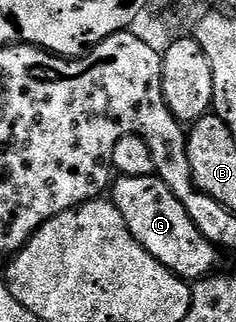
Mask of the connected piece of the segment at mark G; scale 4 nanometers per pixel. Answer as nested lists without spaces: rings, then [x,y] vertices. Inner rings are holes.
[[[154,175],[119,176],[116,181],[113,203],[117,210],[121,210],[121,218],[125,218],[133,238],[137,238],[137,242],[141,242],[141,246],[161,262],[161,266],[188,282],[202,280],[216,271],[215,245],[207,241],[197,226],[193,226],[193,218],[185,214],[185,206],[173,198],[173,190],[169,190],[163,180]]]

